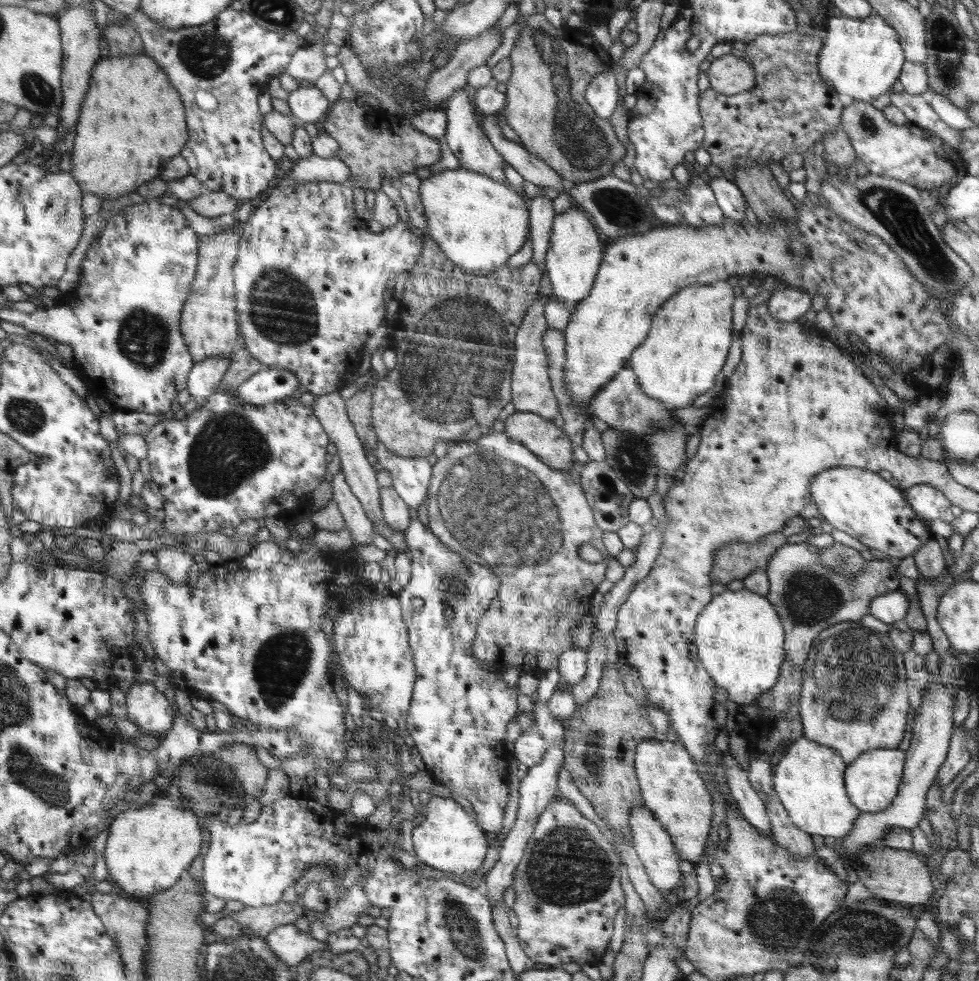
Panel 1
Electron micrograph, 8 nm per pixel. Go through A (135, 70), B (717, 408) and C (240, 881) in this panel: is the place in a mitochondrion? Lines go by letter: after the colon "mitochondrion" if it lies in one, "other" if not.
A: other
B: other
C: other

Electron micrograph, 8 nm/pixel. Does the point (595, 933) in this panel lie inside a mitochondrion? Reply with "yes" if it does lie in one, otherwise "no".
no

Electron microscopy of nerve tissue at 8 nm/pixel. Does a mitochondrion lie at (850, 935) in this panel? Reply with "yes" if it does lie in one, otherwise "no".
yes

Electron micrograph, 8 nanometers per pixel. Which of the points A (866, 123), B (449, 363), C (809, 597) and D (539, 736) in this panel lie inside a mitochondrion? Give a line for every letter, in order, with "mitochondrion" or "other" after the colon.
A: mitochondrion
B: mitochondrion
C: mitochondrion
D: other

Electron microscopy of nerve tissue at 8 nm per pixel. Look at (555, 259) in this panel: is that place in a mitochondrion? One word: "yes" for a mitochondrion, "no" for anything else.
no

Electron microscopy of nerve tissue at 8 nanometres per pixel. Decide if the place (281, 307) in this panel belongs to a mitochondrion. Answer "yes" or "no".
yes

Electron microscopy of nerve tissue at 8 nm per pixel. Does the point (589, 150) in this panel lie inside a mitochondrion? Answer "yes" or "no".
yes

